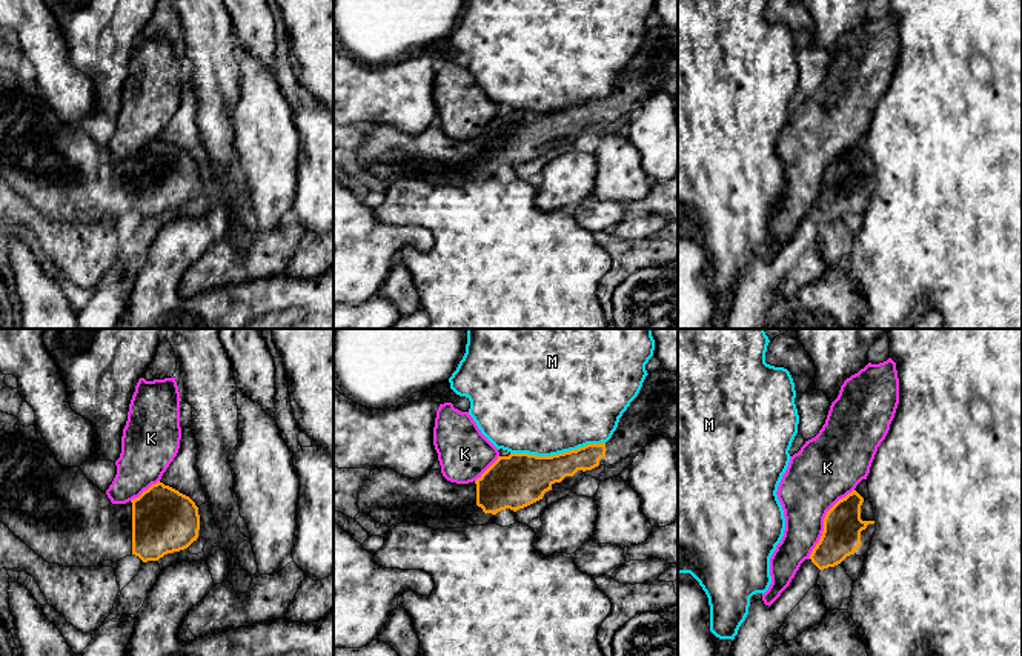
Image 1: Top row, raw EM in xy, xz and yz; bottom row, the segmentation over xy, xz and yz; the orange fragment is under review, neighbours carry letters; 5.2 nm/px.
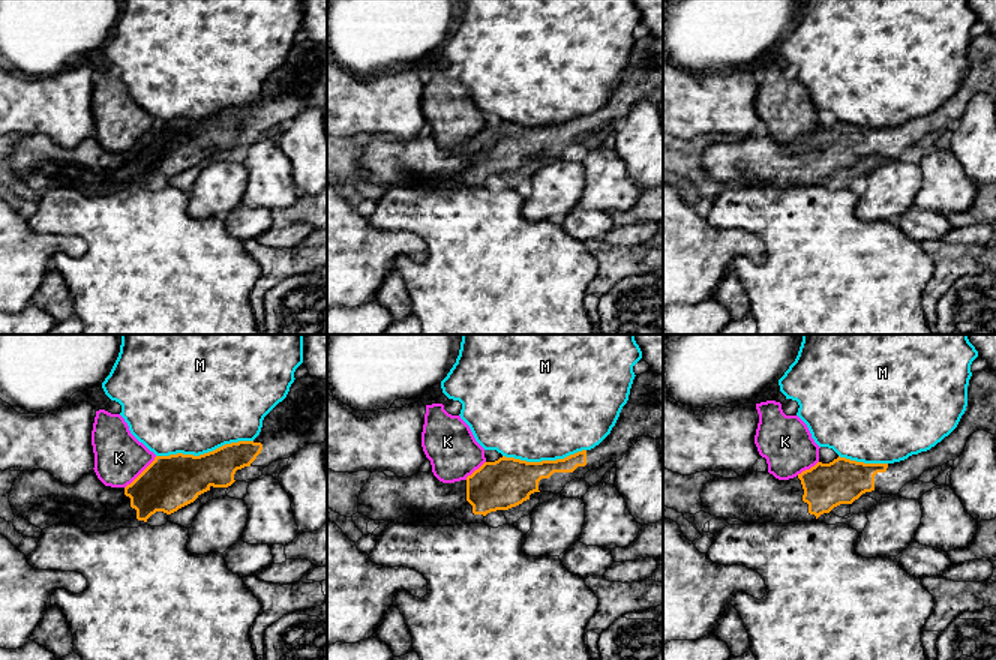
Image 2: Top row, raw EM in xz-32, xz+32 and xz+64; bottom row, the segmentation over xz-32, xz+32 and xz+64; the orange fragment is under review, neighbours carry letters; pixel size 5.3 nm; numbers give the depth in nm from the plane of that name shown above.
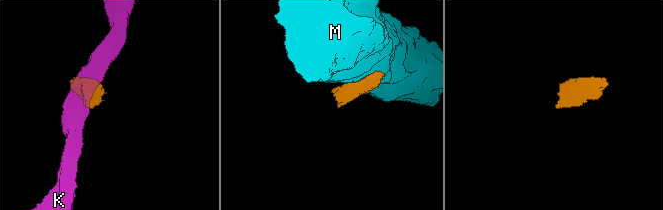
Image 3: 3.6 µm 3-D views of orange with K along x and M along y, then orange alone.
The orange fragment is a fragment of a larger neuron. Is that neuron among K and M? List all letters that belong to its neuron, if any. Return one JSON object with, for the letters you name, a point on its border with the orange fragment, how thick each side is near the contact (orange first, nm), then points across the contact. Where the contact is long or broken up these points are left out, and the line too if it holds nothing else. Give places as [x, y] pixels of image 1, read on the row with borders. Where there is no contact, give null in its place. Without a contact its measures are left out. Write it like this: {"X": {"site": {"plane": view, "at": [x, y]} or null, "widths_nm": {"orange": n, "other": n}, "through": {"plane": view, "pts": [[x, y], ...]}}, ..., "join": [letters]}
{"join": []}

